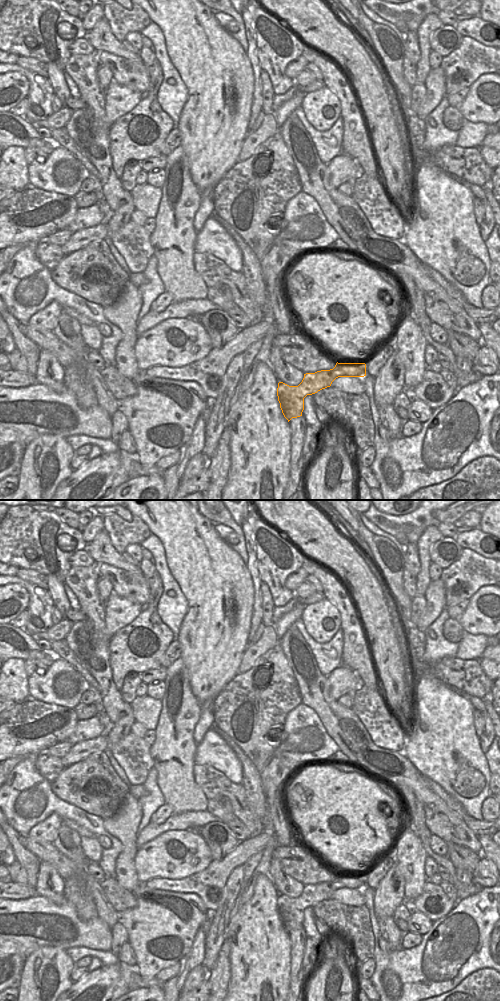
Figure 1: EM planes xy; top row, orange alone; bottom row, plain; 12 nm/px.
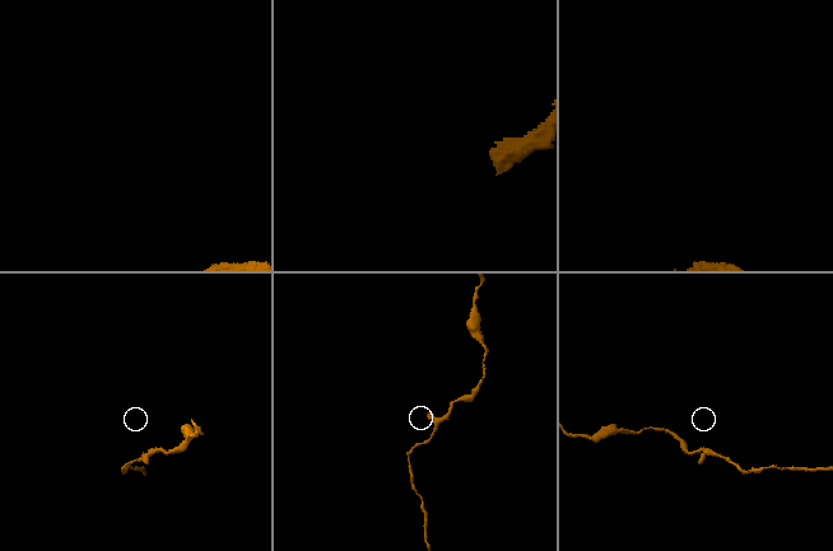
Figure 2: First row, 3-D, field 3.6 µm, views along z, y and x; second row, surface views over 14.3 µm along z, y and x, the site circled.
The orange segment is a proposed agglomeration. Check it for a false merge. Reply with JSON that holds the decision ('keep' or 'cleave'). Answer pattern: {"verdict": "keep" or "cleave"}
{"verdict": "keep"}

